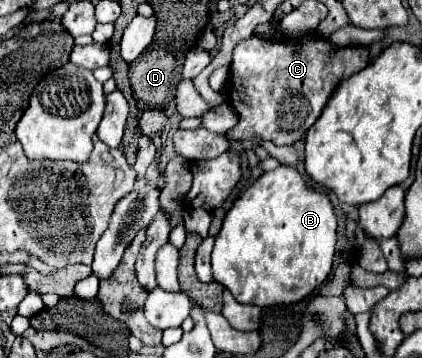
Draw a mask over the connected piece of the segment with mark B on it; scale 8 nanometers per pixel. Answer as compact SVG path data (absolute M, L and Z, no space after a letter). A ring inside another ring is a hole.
M290 165L262 173L226 213L214 241L212 271L236 301L258 307L290 305L326 281L336 251L336 215L330 197L312 189Z

